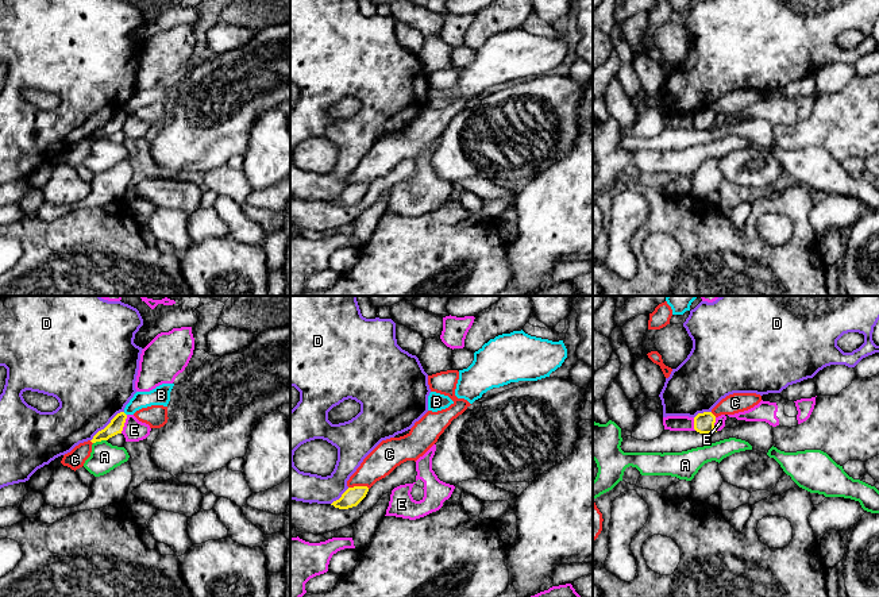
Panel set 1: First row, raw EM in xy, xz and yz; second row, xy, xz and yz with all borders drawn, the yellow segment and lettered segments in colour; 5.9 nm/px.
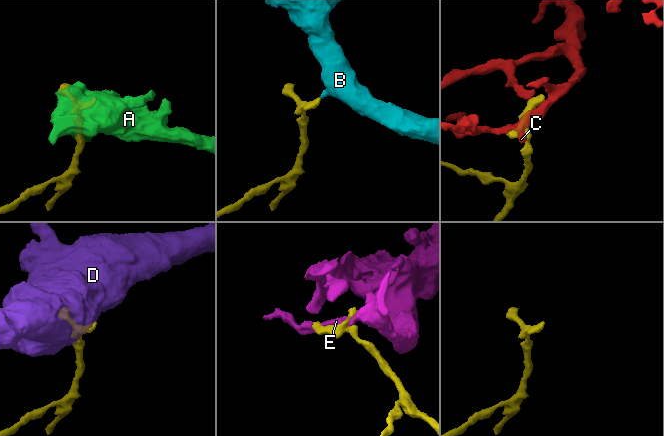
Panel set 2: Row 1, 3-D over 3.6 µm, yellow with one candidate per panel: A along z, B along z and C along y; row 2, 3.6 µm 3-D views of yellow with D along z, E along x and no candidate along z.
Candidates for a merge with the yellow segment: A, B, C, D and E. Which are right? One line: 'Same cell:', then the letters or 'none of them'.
Same cell: none of them

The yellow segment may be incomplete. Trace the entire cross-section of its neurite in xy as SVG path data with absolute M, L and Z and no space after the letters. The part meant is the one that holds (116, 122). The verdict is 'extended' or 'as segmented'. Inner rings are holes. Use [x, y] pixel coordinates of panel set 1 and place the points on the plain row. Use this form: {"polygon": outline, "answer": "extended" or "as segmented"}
{"polygon": "M124 109L117 111L111 120L101 128L99 128L93 136L92 140L108 138L109 135L122 131L124 120L126 120L127 112Z", "answer": "as segmented"}

